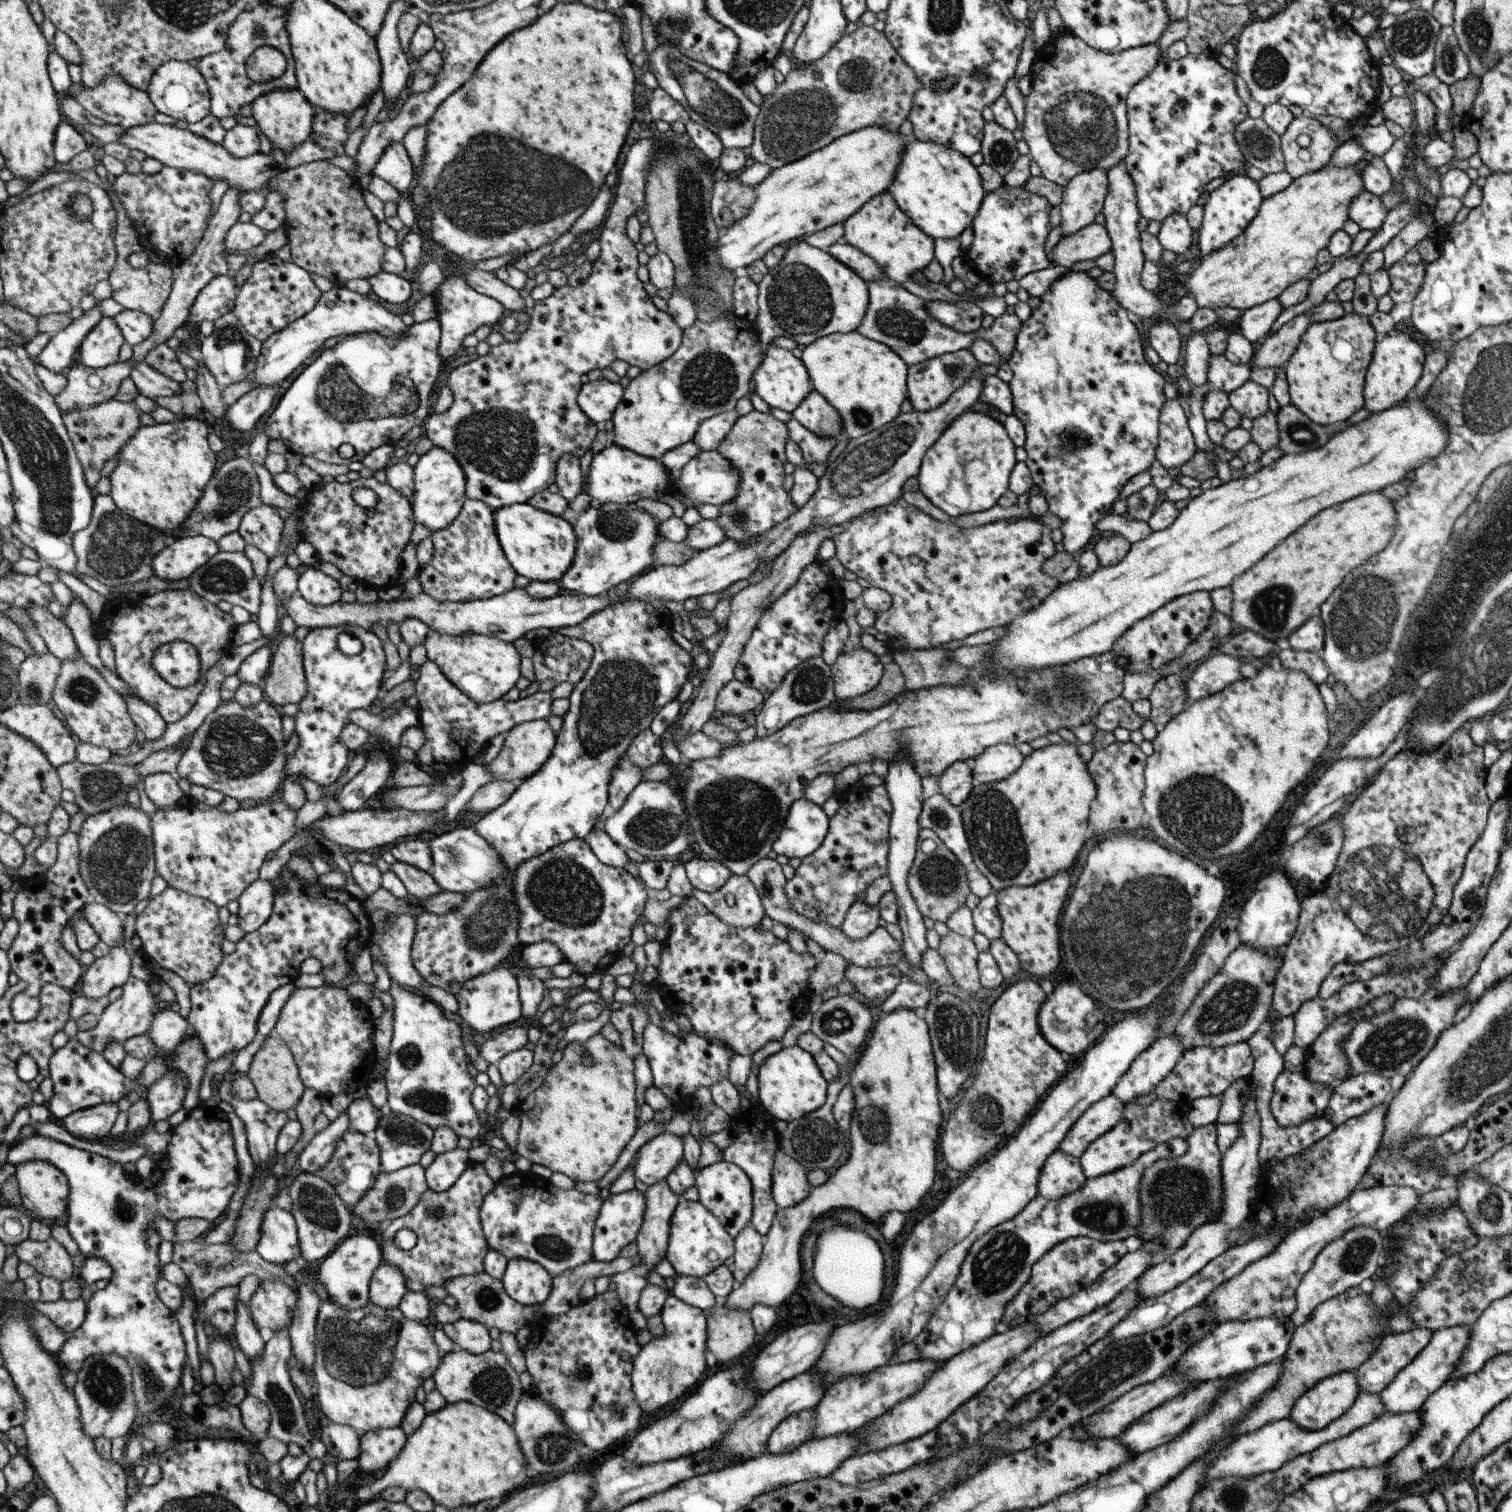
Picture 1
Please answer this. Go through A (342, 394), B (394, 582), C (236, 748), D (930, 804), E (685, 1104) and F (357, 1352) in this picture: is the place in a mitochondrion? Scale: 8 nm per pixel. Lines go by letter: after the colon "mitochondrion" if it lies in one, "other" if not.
A: mitochondrion
B: other
C: mitochondrion
D: other
E: other
F: mitochondrion

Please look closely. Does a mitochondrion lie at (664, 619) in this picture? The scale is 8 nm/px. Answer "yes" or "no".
no

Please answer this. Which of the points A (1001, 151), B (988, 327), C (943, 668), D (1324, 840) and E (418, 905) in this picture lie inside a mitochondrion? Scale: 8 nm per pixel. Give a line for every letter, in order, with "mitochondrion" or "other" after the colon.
A: mitochondrion
B: other
C: mitochondrion
D: mitochondrion
E: other

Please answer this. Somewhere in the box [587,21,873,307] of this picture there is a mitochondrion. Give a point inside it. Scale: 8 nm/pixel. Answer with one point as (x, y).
(721, 109)

